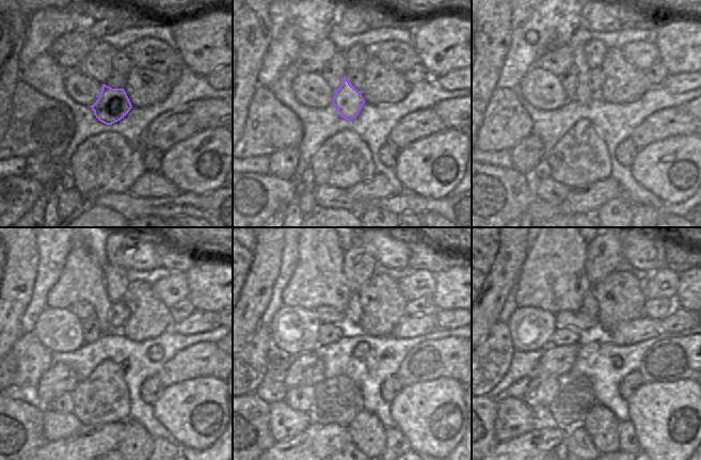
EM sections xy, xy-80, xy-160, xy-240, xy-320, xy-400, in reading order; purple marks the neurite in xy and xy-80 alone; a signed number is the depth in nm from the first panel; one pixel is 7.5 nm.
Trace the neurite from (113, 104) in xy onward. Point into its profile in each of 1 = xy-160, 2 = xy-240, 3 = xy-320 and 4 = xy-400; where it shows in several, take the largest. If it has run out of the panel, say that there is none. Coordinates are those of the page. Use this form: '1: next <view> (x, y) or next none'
1: next xy-160 (583, 95)
2: next xy-240 (81, 280)
3: next xy-320 (318, 280)
4: next xy-400 (553, 278)

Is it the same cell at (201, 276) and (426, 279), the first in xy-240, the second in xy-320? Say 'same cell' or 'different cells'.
different cells

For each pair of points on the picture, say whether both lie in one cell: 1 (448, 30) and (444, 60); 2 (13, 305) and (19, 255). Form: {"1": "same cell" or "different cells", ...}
{"1": "same cell", "2": "same cell"}

